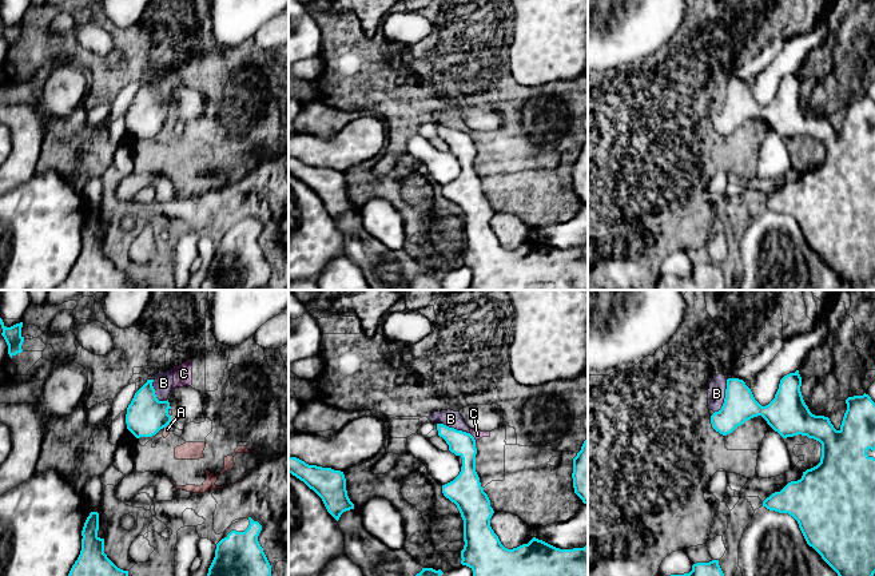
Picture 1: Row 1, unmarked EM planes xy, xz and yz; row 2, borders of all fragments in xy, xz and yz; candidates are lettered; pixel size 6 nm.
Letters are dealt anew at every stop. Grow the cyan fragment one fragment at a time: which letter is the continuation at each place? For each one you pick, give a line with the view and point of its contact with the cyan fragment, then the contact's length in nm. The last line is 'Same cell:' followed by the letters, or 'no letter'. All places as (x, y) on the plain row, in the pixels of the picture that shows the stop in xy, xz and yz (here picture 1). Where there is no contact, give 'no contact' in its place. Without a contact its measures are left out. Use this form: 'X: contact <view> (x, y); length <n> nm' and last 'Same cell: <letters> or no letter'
Same cell: no letter

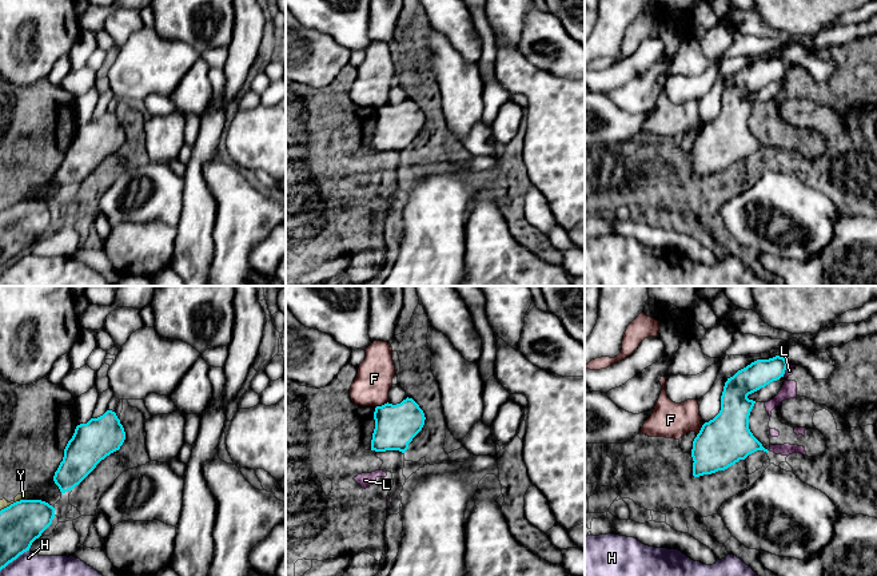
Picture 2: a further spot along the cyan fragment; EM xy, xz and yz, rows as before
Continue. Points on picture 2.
F: contact xz (382, 106); length 90 nm
Same cell: F

